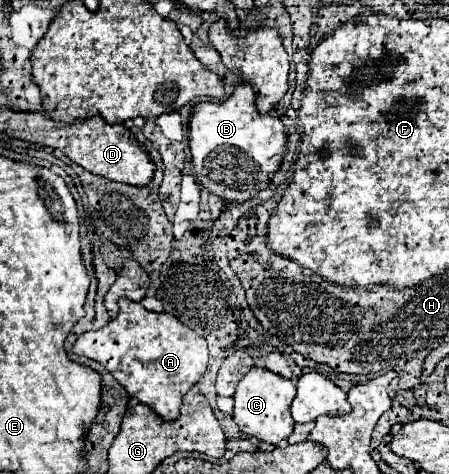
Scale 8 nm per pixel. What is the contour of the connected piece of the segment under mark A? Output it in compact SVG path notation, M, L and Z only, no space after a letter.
M128 298L118 300L120 312L114 320L110 320L104 328L94 332L84 332L74 342L74 354L92 358L106 366L106 370L126 388L126 392L136 398L140 404L150 406L164 420L176 420L180 416L180 404L184 394L200 380L208 364L208 346L206 340L194 334L188 326L184 326L176 316L166 312L148 312L140 302L132 302Z

